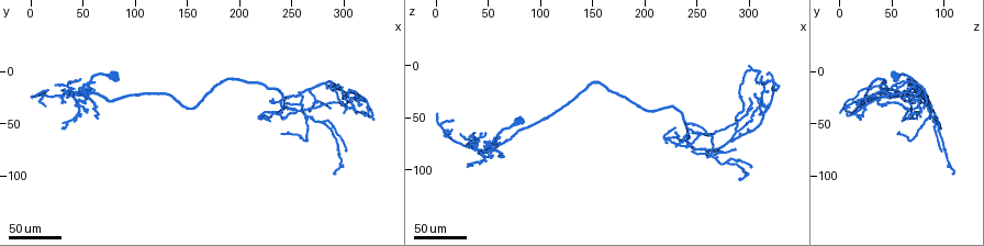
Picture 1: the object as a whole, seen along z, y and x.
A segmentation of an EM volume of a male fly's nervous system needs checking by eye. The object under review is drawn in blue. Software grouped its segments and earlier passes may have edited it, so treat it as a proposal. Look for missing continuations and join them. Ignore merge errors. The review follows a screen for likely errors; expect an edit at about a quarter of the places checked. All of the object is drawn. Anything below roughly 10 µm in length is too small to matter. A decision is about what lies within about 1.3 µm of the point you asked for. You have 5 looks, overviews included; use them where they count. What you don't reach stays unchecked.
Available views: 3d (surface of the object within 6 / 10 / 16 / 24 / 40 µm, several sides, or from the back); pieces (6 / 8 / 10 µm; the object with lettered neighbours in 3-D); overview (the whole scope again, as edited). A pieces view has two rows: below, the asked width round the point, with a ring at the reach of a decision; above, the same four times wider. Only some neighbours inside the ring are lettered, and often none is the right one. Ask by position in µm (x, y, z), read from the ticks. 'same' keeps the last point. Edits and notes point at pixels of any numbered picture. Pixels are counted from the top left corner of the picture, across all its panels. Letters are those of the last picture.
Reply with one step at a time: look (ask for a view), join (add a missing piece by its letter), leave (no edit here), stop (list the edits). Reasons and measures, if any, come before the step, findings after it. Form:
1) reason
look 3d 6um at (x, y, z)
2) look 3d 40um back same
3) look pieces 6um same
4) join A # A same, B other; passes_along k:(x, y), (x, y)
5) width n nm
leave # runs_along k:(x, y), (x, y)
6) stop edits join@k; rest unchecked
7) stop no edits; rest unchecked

an open end
look 3d 40um at (44, 32, 84)

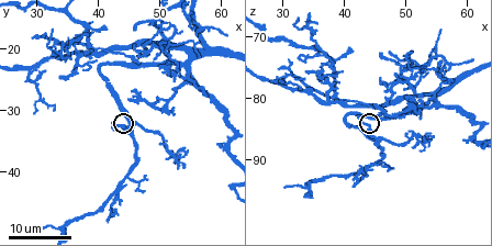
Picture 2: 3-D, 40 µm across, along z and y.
look pieces 10um at (42.0, 33.0, 83.0)

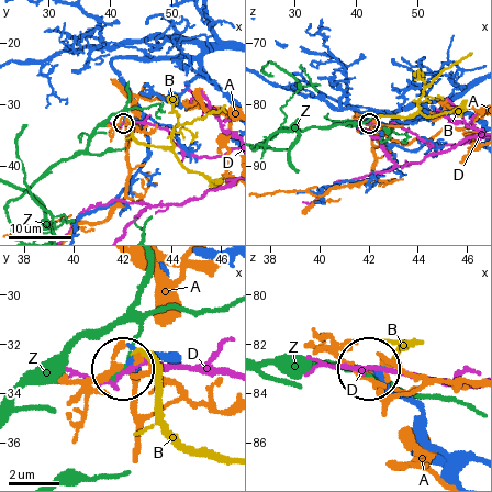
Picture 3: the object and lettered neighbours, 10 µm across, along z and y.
leave # A other, B other, D other, Z other; runs_along 3:(179, 359), (131, 364); none of them fits

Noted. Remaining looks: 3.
end of a long branch
look 3d 40um at (22, 14, 66)

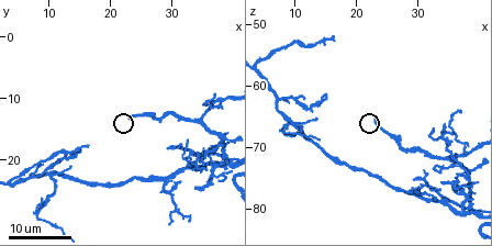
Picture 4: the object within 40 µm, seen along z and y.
see the neighbours
look pieces 10um at (23.5, 13.0, 65.5)

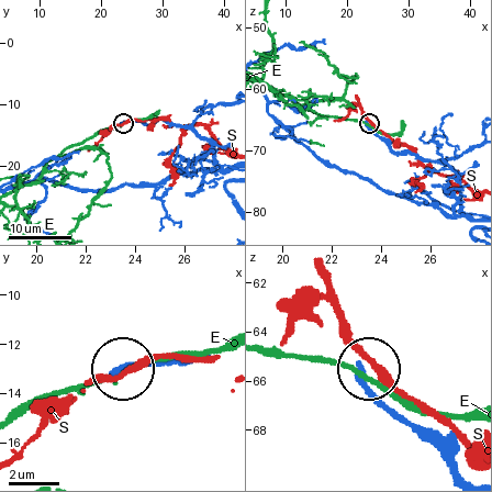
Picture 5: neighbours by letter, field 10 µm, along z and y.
leave # E other, S other; runs_along 5:(458, 470), (370, 389), (364, 371); none of them fits

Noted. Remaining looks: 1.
stop no edits; rest unchecked

